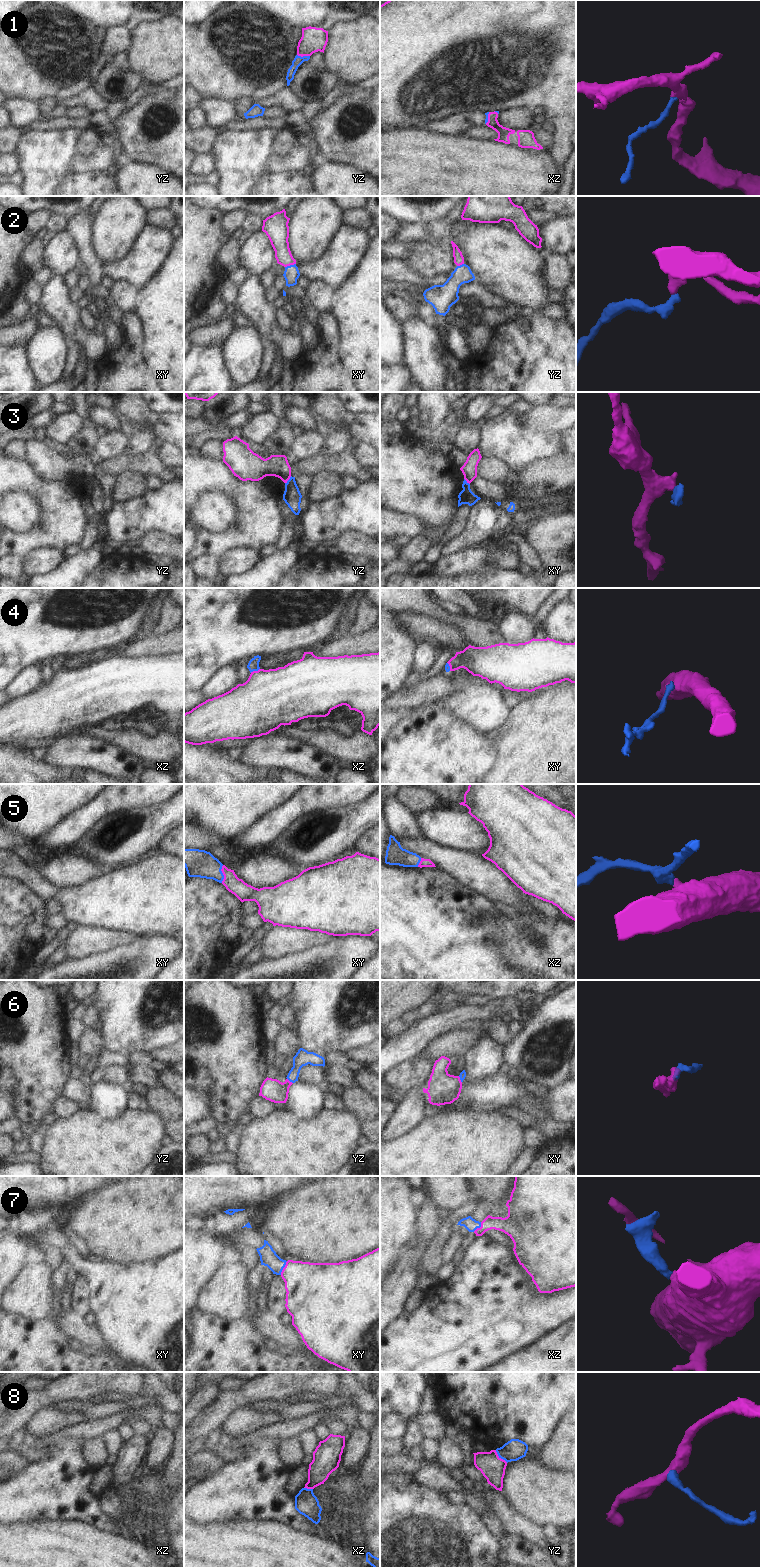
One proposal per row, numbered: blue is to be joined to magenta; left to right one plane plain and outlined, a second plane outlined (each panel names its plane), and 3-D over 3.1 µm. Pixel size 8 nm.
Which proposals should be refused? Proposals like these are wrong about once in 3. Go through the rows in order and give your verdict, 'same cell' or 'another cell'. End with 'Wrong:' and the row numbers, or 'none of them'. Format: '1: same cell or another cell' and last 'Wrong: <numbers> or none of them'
1: same cell
2: same cell
3: another cell
4: same cell
5: same cell
6: same cell
7: same cell
8: another cell
Wrong: 3, 8

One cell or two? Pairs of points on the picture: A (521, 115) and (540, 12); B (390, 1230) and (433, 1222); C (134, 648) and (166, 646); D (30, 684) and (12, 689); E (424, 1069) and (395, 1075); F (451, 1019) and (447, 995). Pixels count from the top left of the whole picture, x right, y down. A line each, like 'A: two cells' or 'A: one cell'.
A: two cells
B: two cells
C: one cell
D: one cell
E: one cell
F: two cells

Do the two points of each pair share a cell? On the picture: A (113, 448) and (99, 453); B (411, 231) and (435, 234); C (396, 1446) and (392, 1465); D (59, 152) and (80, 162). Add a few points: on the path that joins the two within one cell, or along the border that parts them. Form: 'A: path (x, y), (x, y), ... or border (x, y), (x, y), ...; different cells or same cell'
A: path (110, 448), (105, 448), (102, 451); same cell
B: path (417, 231), (429, 231); same cell
C: border (399, 1452), (390, 1457); different cells
D: border (77, 154), (72, 161), (69, 173); different cells

